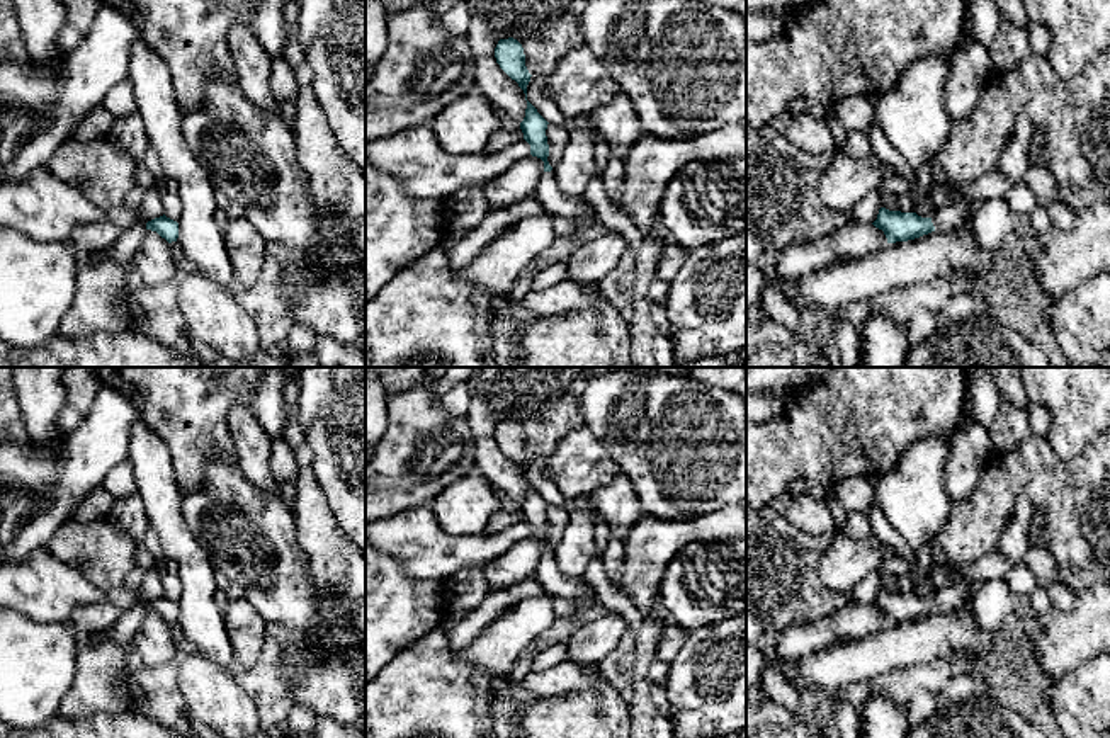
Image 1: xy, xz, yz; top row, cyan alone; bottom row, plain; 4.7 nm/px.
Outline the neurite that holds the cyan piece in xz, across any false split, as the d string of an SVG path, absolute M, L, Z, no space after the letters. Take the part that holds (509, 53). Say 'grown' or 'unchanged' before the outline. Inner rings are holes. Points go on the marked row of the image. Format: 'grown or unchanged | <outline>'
unchanged | M513 37L500 39L495 48L495 58L500 68L518 83L527 100L527 85L532 75L525 66L525 54L522 44Z

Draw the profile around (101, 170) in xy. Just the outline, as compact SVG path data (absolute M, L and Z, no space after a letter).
M70 138L46 167L97 207L124 207L127 194L138 185L133 158L107 138L87 143Z

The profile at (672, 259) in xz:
M677 243L665 245L660 257L660 265L656 270L656 277L665 282L671 282L678 270L682 269L687 257L687 250Z

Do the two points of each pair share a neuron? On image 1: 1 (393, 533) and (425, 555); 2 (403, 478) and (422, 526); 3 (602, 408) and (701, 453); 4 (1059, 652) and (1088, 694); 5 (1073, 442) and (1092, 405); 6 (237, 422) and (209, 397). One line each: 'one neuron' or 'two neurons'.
1: one neuron
2: two neurons
3: one neuron
4: two neurons
5: one neuron
6: two neurons

